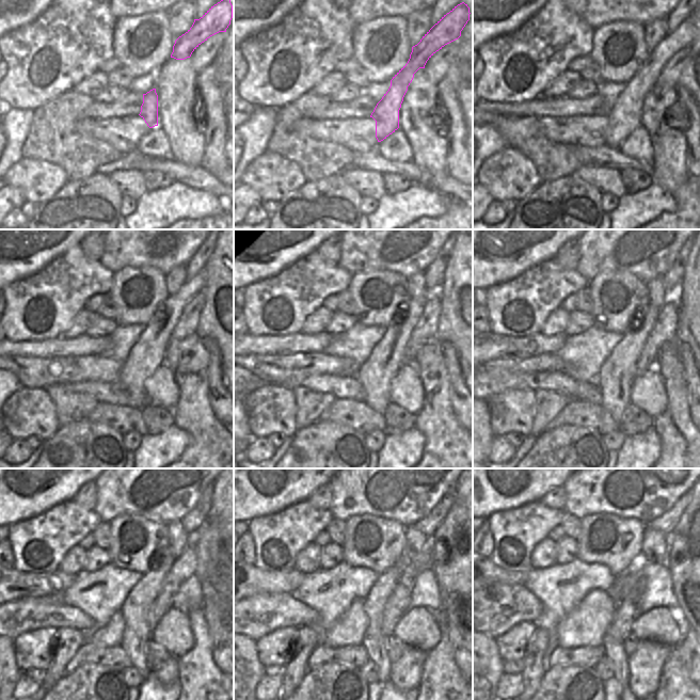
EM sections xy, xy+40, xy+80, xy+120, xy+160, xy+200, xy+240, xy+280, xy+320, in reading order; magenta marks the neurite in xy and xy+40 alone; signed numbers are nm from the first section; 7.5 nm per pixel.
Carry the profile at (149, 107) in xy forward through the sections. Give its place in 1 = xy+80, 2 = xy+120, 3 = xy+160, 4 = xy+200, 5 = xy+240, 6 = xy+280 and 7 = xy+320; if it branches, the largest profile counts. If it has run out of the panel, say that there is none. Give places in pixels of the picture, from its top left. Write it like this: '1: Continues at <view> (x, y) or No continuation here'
1: Continues at xy+80 (624, 116)
2: Continues at xy+120 (147, 354)
3: Continues at xy+160 (386, 358)
4: Continues at xy+200 (618, 371)
5: Continues at xy+240 (137, 631)
6: Continues at xy+280 (375, 641)
7: Continues at xy+320 (614, 649)

